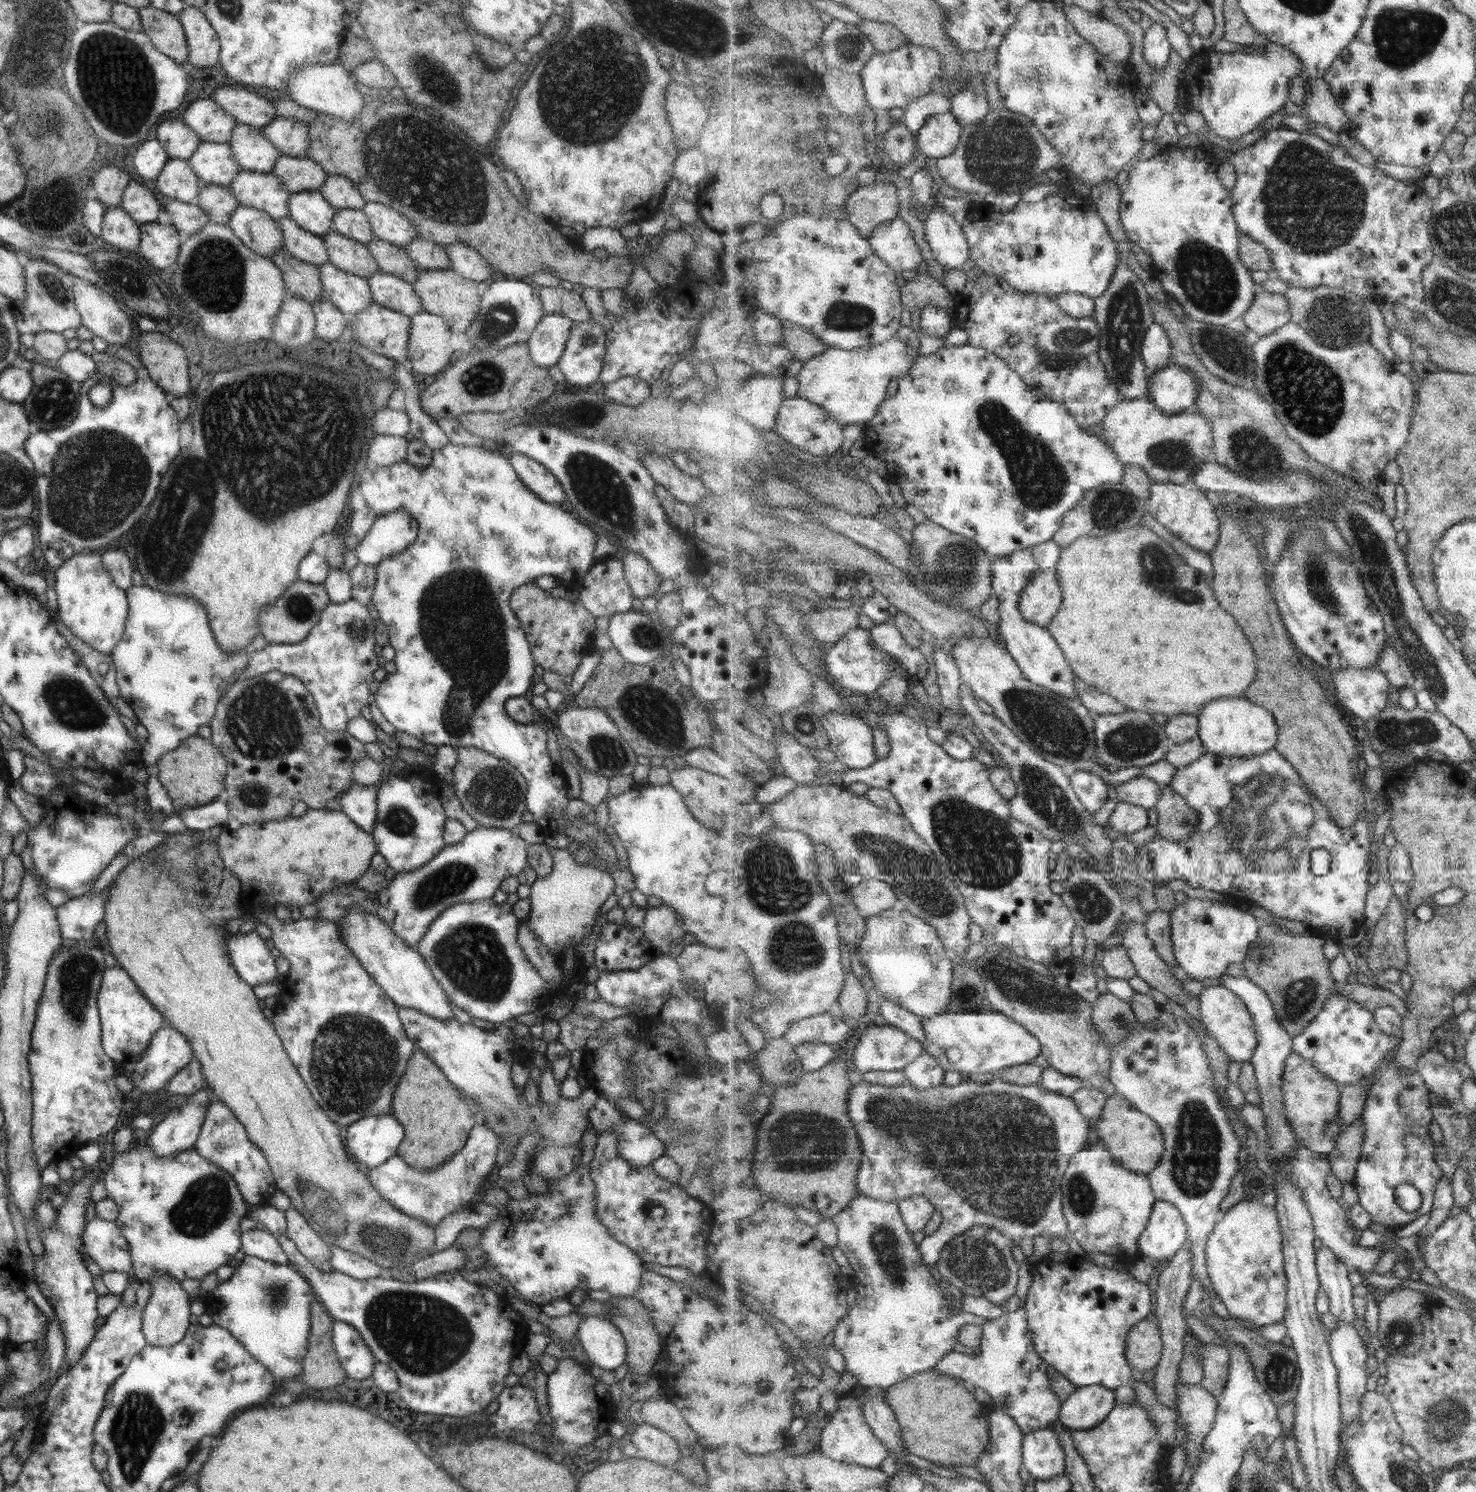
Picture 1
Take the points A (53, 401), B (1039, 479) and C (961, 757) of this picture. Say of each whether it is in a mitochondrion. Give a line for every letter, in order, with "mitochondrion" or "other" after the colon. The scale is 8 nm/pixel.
A: mitochondrion
B: mitochondrion
C: other

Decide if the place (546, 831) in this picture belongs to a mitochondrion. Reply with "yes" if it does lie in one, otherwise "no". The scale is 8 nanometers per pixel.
no

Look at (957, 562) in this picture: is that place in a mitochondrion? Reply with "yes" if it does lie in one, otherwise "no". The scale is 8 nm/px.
yes

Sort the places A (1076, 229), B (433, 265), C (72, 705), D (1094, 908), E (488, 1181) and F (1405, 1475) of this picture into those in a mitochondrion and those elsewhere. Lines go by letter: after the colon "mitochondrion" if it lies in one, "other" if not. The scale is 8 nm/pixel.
A: other
B: other
C: mitochondrion
D: mitochondrion
E: other
F: mitochondrion

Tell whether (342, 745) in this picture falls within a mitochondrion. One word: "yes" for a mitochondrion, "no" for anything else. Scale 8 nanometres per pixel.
no

